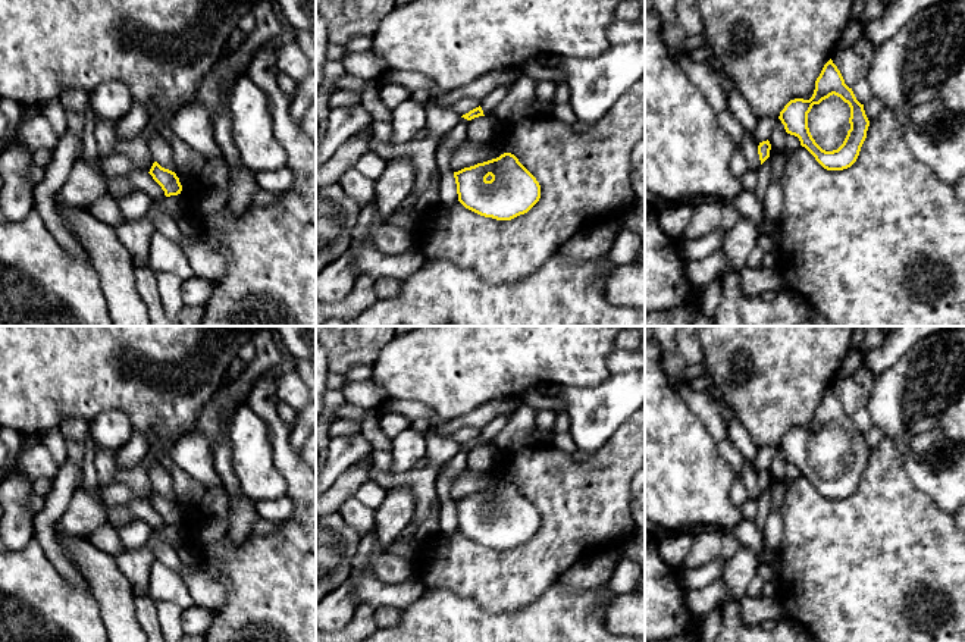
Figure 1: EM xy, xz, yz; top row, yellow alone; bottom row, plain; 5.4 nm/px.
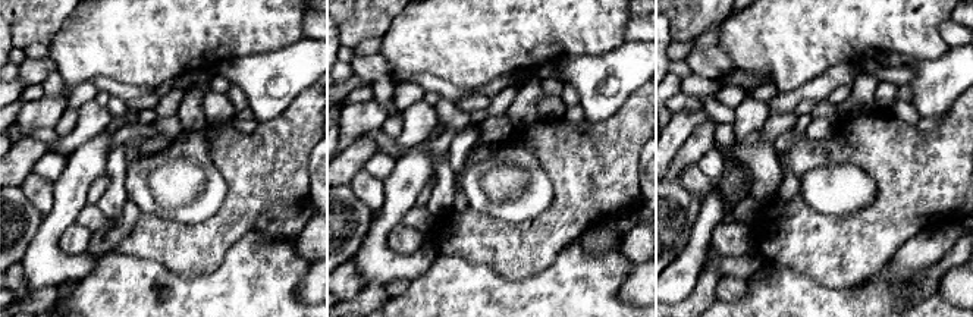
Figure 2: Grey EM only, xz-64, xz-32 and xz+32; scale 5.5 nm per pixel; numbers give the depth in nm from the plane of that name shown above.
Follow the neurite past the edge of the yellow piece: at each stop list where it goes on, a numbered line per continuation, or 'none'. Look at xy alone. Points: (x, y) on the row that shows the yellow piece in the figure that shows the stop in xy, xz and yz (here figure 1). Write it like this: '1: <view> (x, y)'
none

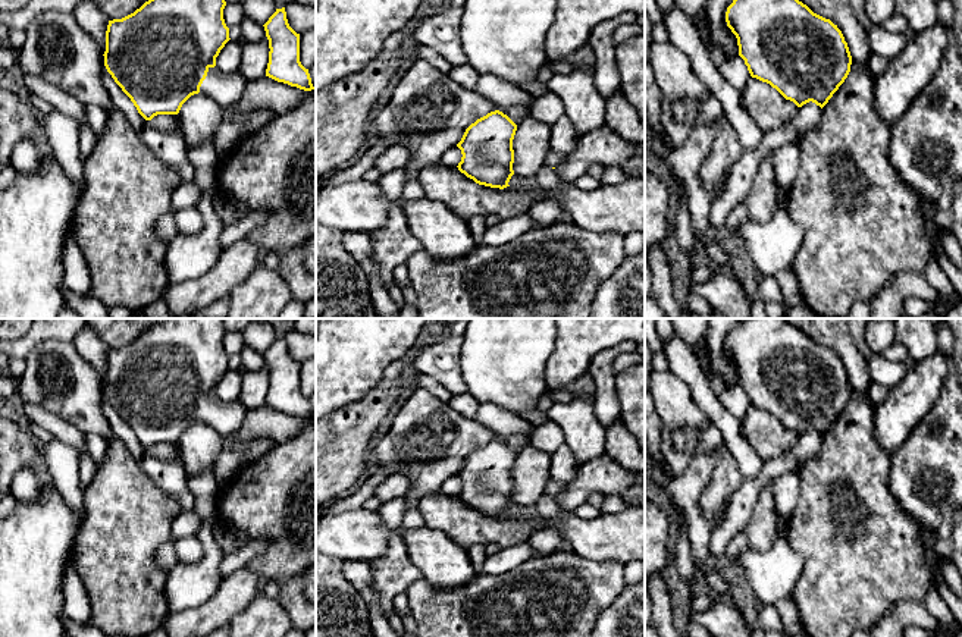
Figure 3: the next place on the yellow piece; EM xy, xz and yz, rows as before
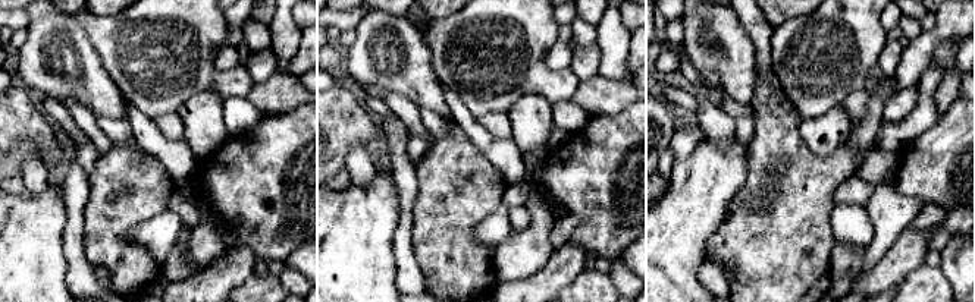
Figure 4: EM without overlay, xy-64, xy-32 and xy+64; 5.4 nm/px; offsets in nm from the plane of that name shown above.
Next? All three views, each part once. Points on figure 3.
1: xy (225, 88)

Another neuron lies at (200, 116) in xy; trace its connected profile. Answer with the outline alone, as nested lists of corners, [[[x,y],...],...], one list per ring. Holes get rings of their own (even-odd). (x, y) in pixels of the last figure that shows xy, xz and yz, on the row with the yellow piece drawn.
[[[206,94],[191,95],[176,114],[187,145],[198,145],[213,139],[223,119],[223,107]]]

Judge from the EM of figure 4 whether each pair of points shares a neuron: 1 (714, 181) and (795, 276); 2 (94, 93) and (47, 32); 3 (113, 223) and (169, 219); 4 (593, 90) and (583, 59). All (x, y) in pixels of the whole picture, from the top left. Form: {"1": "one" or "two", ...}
{"1": "two", "2": "one", "3": "two", "4": "two"}

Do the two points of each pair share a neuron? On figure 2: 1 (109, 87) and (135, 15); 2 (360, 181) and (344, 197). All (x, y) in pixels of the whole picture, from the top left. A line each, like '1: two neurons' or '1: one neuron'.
1: two neurons
2: two neurons

